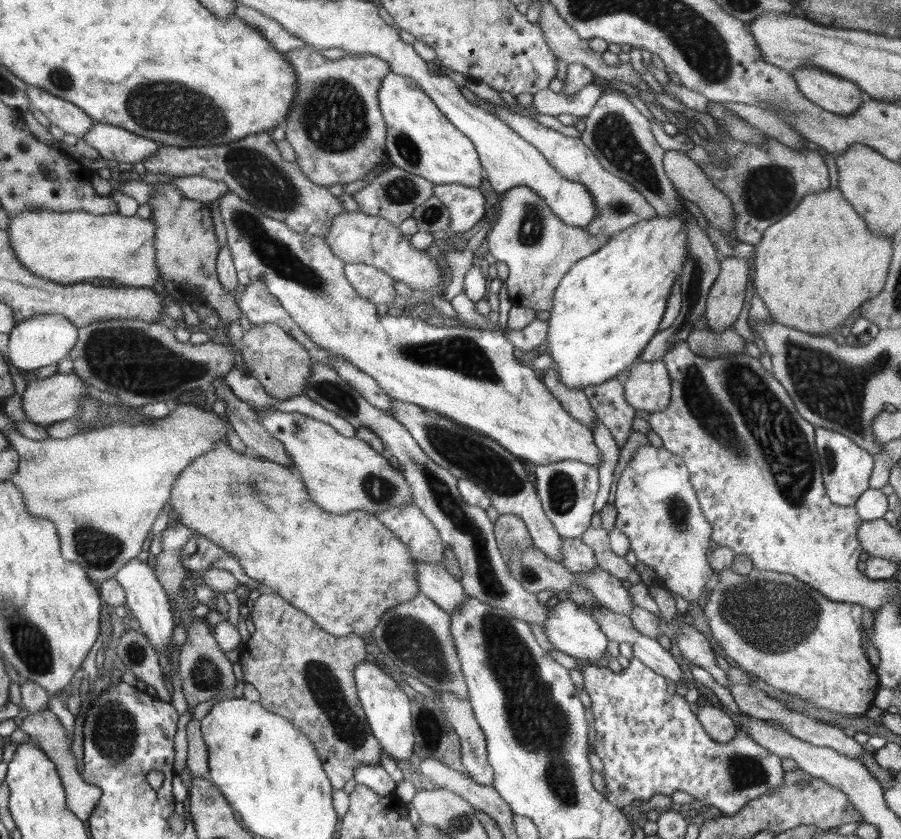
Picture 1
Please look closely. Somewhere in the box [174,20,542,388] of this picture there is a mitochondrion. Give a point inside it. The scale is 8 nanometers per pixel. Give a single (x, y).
(333, 116)

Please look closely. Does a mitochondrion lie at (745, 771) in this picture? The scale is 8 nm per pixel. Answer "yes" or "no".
yes

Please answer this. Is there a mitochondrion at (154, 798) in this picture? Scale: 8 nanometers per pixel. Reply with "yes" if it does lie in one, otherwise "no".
no

